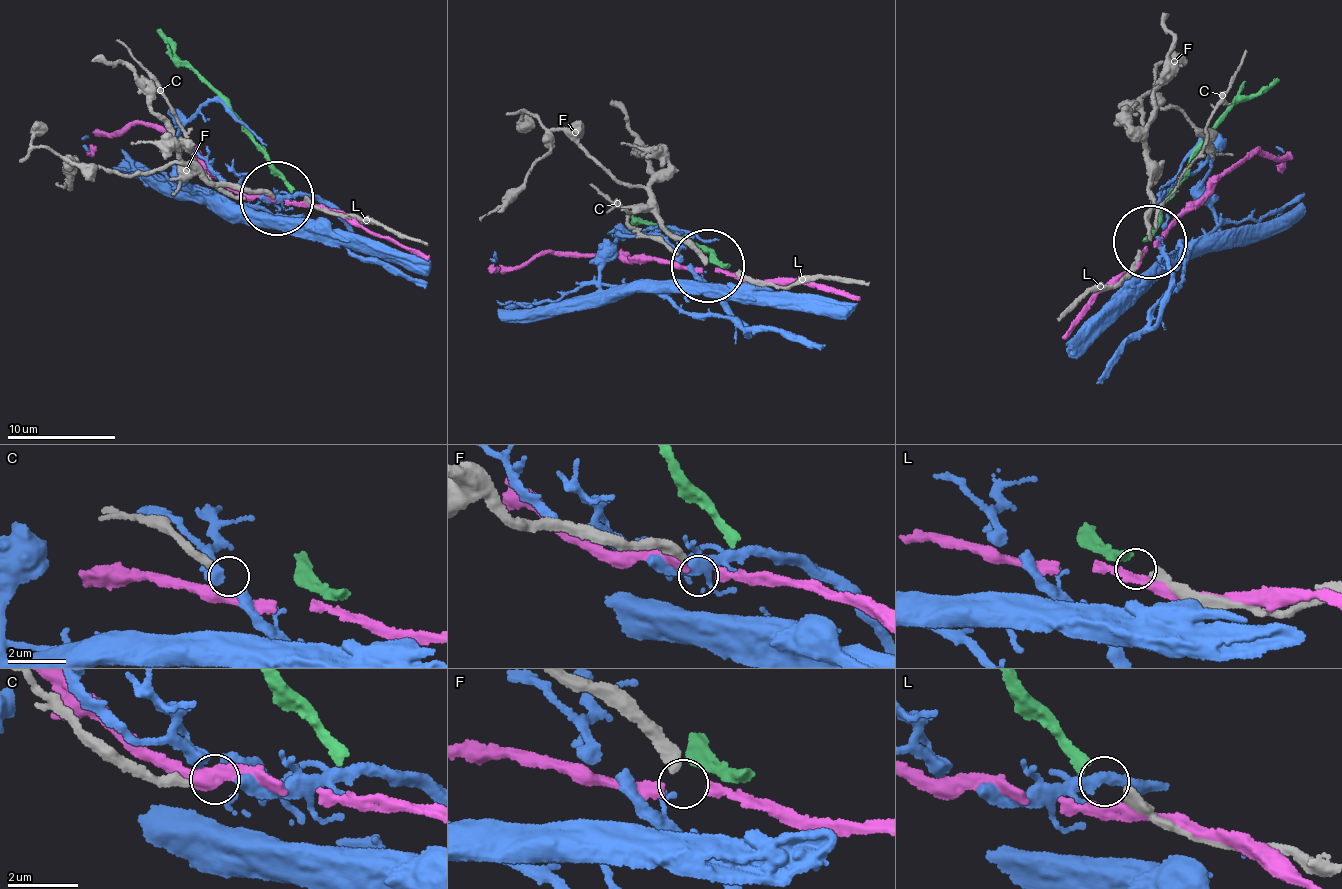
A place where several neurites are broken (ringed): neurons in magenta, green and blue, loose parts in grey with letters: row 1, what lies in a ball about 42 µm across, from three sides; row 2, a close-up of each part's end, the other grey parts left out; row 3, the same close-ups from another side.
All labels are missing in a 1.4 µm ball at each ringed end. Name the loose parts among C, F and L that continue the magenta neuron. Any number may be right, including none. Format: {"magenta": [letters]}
{"magenta": []}

